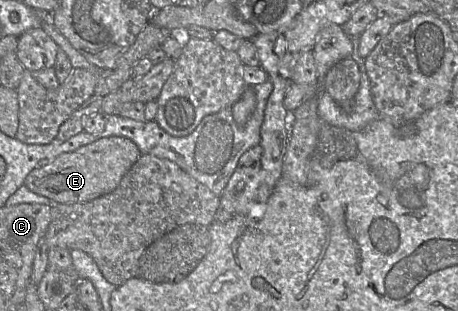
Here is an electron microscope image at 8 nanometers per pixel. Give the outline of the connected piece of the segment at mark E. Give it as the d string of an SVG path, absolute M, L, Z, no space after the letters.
M103 137L73 152L62 153L51 163L32 170L24 184L33 193L58 204L88 202L114 191L140 155L137 145L126 137Z

